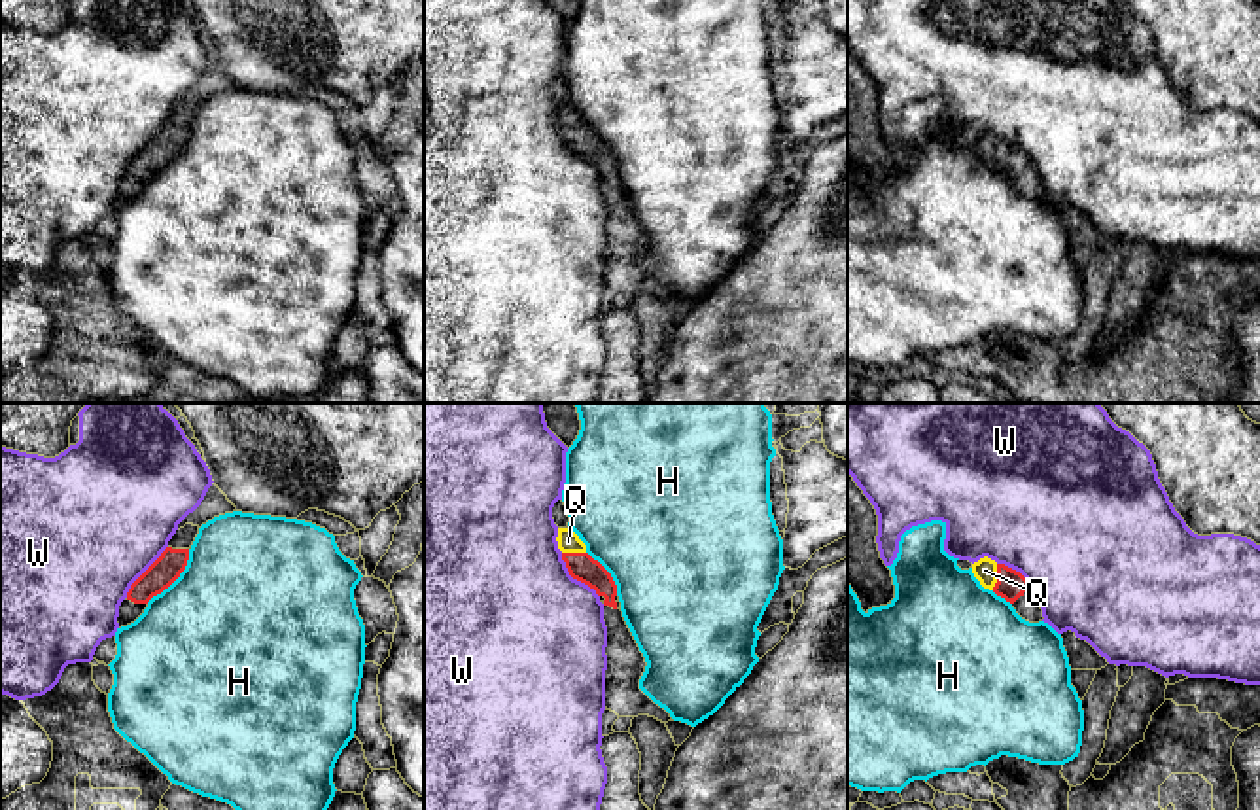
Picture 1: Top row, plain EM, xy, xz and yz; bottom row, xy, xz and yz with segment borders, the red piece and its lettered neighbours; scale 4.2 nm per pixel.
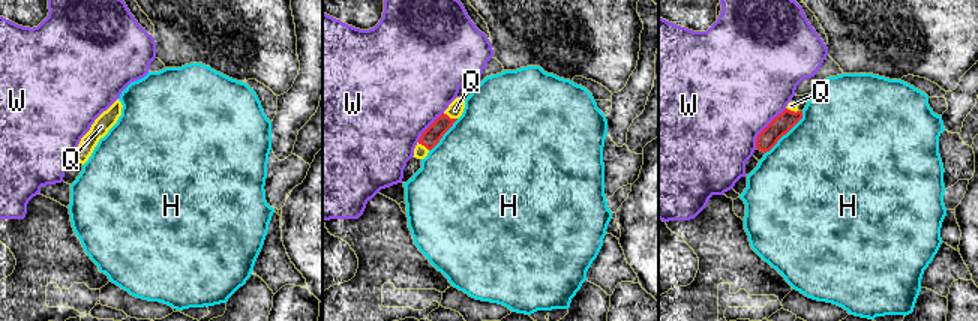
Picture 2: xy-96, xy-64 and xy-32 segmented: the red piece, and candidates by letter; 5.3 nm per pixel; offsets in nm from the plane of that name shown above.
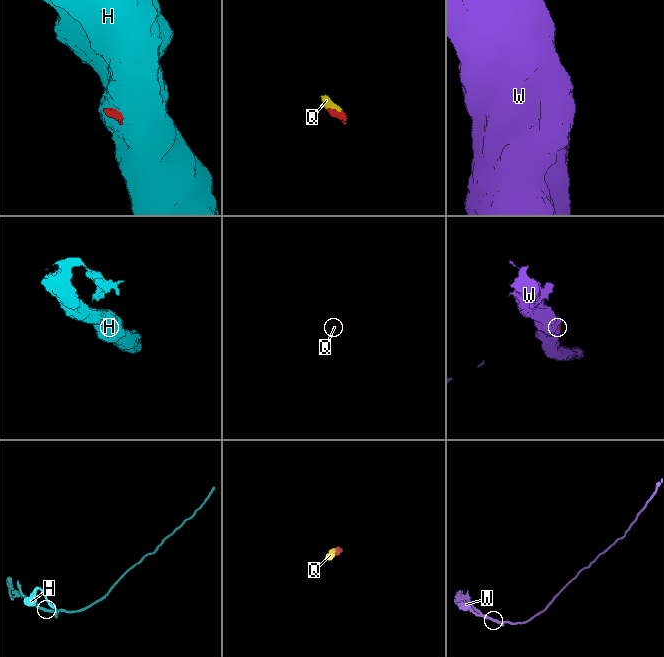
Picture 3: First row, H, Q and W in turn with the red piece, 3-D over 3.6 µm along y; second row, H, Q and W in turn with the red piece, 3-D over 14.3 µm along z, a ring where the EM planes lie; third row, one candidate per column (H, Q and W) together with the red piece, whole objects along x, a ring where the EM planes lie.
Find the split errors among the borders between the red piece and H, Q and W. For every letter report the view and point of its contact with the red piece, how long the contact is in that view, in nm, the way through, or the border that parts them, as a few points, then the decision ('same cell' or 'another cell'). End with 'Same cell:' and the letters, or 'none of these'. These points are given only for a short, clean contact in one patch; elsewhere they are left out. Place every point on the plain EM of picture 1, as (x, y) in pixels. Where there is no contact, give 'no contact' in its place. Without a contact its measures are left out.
H: meets red in xy at (174, 156); contact 300 nm long; border along xy (190, 125), (186, 144), (146, 178); another cell
Q: meets red in yz at (997, 154); contact 110 nm long; runs through yz (1011, 161), (997, 154), (984, 146); same cell
W: meets red in xz at (576, 154); contact 260 nm long; border along xz (560, 129), (566, 146), (587, 159), (598, 173); another cell
Same cell: Q

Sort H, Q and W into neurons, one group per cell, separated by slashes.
H / Q / W

